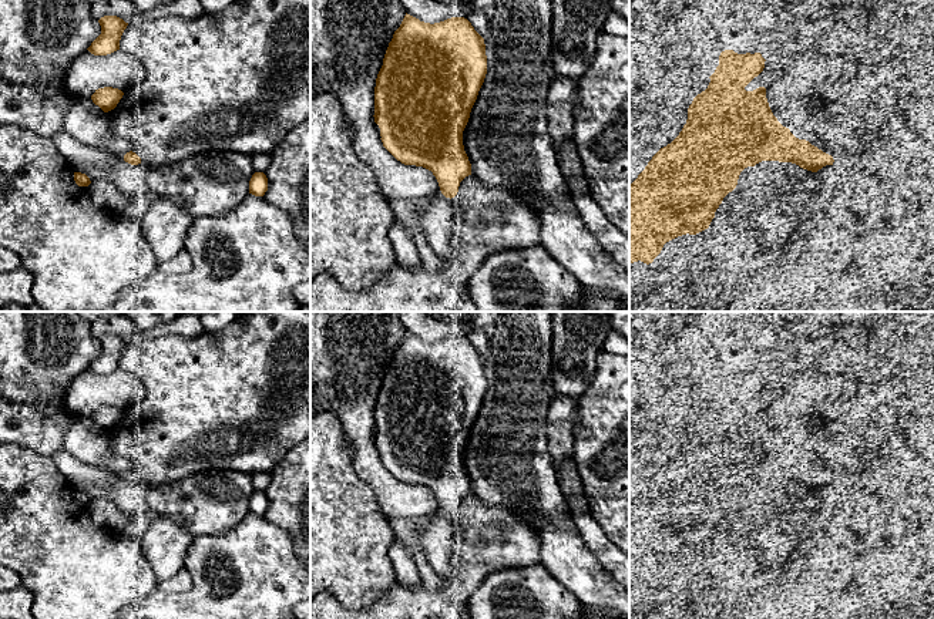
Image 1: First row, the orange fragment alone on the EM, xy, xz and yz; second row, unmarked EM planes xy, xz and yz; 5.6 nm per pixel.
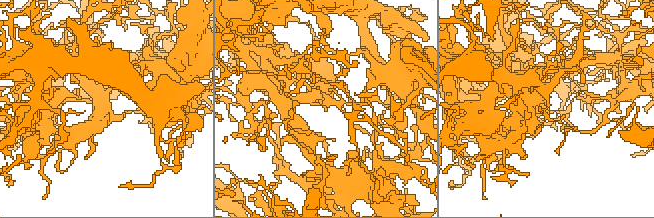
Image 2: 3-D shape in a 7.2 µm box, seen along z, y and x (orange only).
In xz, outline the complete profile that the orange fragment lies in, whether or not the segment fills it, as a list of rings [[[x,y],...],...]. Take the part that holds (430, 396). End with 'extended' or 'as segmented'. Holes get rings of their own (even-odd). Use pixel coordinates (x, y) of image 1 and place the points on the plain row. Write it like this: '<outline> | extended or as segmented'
[[[406,332],[386,369],[374,406],[374,441],[383,465],[402,482],[433,491],[441,512],[457,527],[460,501],[471,494],[463,450],[487,393],[484,357],[464,336],[424,342]]] | extended

